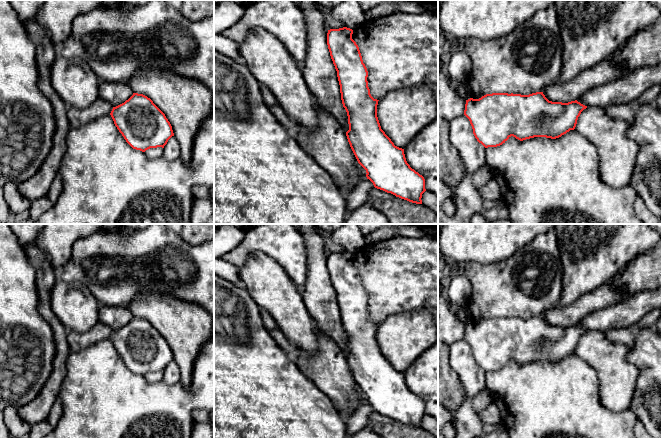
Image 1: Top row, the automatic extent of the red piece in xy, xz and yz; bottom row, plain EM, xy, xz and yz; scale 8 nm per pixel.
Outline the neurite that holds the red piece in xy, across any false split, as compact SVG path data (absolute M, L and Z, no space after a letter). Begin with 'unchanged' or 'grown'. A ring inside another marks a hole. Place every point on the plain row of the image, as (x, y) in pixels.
unchanged; M133 317L124 327L113 331L110 339L126 366L142 376L164 372L174 360L165 338L143 318Z

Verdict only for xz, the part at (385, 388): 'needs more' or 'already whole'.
already whole

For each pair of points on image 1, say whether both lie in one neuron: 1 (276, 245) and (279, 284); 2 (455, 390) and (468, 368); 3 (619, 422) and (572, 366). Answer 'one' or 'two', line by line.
1: two
2: two
3: one

